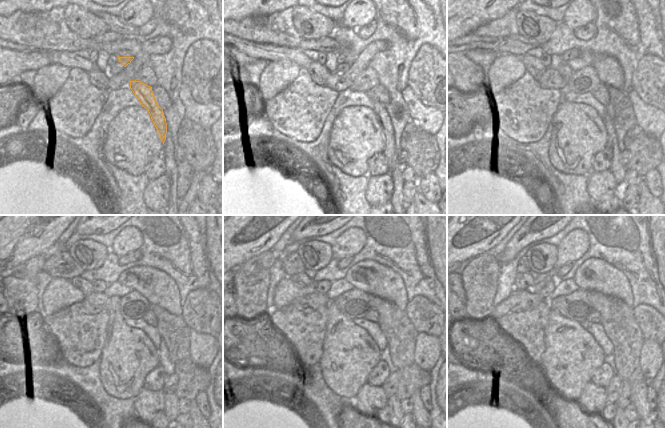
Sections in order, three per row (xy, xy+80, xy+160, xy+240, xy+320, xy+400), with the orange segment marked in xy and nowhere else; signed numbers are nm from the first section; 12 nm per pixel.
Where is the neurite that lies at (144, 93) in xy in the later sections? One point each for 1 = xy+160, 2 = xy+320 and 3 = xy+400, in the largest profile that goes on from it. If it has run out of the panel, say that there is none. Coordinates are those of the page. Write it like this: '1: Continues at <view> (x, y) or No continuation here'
1: Continues at xy+160 (619, 171)
2: Continues at xy+320 (396, 415)
3: Continues at xy+400 (619, 418).

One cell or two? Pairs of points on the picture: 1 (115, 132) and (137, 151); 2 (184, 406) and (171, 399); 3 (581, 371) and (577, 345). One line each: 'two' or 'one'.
1: one
2: two
3: one

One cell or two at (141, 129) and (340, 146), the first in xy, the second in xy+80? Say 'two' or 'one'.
one

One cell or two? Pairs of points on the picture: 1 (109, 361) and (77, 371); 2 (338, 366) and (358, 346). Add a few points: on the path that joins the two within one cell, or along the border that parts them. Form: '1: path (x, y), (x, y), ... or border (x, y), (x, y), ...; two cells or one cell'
1: border (99, 359), (99, 380), (104, 387); two cells
2: path (343, 361), (353, 351); one cell

